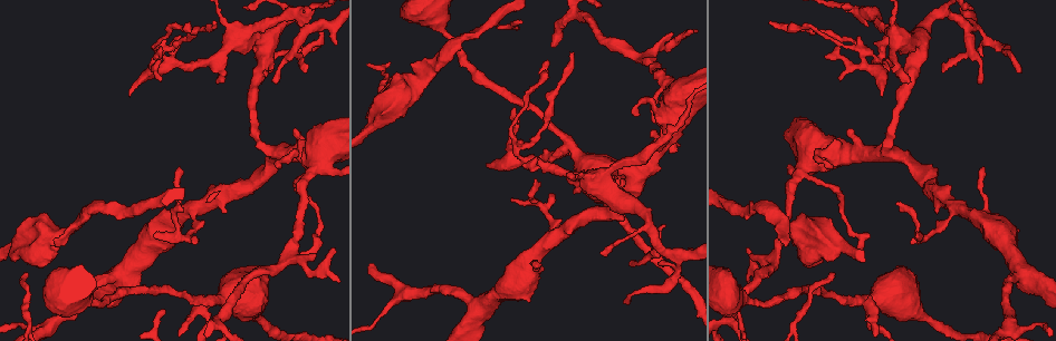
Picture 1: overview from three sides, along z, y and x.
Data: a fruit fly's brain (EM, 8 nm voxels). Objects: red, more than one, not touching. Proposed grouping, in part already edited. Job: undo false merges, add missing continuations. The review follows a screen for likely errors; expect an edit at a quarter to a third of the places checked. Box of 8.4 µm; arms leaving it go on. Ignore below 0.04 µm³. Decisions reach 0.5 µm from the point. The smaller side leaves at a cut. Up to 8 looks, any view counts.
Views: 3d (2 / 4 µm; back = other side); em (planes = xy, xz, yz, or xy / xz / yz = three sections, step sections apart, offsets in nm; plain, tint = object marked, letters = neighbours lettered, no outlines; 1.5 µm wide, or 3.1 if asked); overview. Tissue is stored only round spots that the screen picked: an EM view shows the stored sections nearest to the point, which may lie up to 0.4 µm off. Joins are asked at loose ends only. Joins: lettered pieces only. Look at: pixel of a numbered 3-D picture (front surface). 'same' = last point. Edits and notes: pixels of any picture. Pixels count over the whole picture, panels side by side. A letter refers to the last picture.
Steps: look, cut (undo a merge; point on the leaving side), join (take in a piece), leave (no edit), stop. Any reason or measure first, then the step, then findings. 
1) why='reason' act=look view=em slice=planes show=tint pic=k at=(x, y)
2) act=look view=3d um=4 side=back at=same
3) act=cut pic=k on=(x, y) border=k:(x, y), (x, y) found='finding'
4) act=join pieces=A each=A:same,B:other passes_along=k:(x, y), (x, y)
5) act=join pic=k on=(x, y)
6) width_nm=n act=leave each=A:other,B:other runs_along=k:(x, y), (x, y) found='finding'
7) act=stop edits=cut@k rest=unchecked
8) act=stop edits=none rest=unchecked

why='sharp bend' act=look view=3d um=2 pic=1 at=(863, 300)

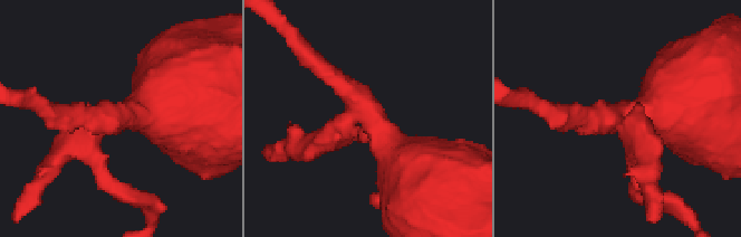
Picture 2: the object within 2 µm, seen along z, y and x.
act=look view=em slice=planes show=plain pic=2 at=(613, 121)

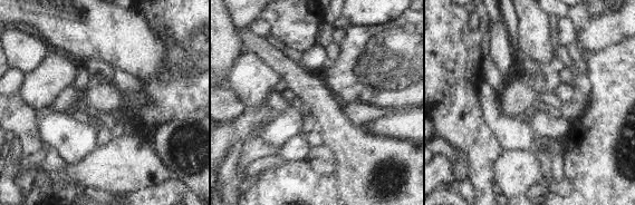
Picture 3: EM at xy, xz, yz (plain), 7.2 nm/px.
act=look view=em slice=planes show=letters at=same

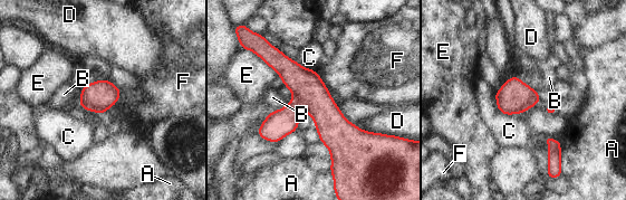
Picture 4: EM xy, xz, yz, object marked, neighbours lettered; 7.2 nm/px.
width_nm=220 act=cut pic=4 on=(280, 123) each=A:other,B:other,C:other,D:other,E:other,F:other border=4:(292, 101), (300, 111) found='a second cell is stuck on'

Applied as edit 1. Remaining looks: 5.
act=look view=overview

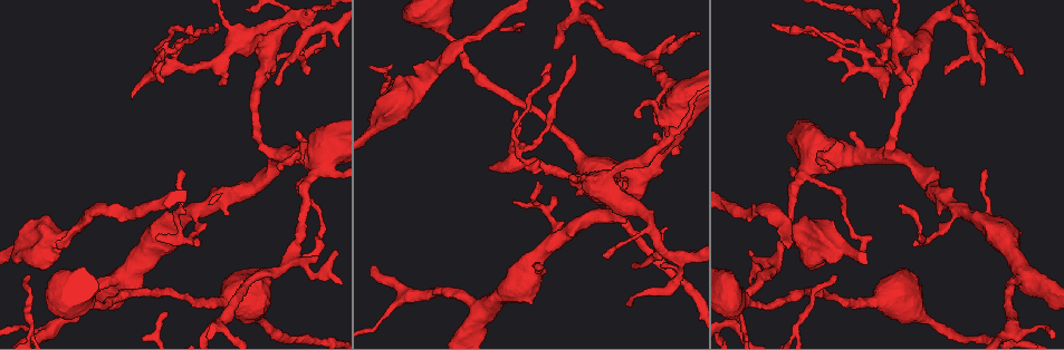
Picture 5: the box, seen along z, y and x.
why='sudden change in width' act=look view=3d um=4 pic=5 at=(173, 223)

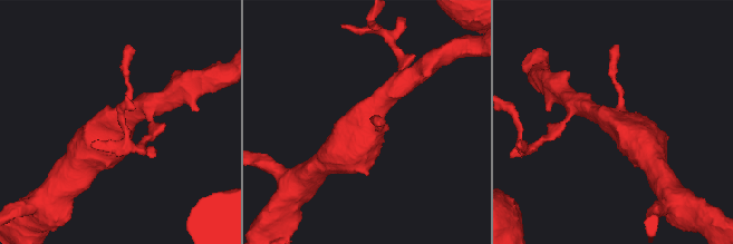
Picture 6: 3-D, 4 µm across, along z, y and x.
act=look view=em slice=planes show=tint pic=6 at=(369, 127)

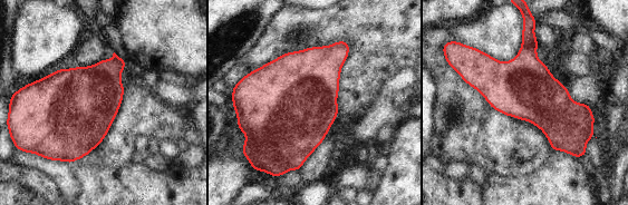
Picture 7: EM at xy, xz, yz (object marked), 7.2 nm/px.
act=look view=em slice=planes show=letters at=same

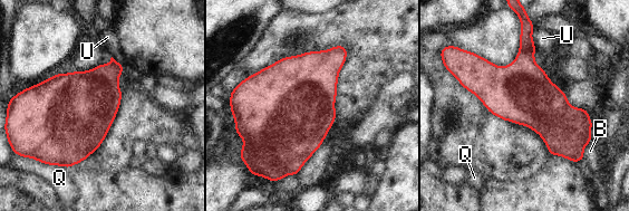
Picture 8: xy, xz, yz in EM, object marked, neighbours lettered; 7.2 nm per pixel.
longest_contact=Q:280nm act=leave each=B:other,Q:other,U:other border=8:(532, 30), (531, 38), (535, 50) found='all the same cell'

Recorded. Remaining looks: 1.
act=stop edits=cut@4 rest=unchecked

